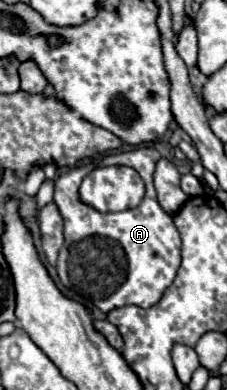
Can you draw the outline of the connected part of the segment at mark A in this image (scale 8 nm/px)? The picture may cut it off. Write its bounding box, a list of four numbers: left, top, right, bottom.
[54,147,180,313]

